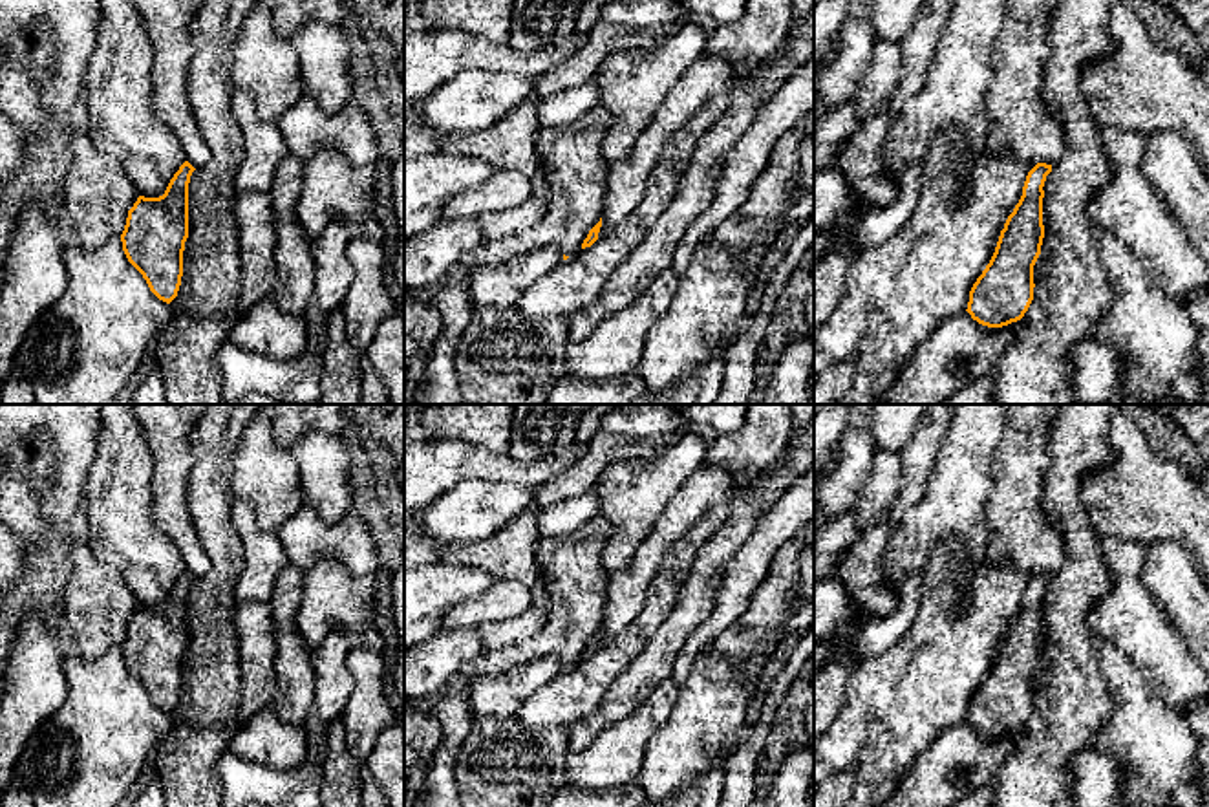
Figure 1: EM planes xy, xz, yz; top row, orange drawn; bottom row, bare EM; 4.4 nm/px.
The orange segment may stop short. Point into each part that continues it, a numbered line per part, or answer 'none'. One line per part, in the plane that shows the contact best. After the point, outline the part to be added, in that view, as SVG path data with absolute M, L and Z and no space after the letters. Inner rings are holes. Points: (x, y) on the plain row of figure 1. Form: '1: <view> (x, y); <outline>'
none

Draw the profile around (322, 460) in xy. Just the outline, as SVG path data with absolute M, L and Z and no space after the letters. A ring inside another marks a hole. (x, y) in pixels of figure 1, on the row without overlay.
M307 432L291 454L298 465L304 501L326 523L335 523L351 511L351 459L340 436Z

